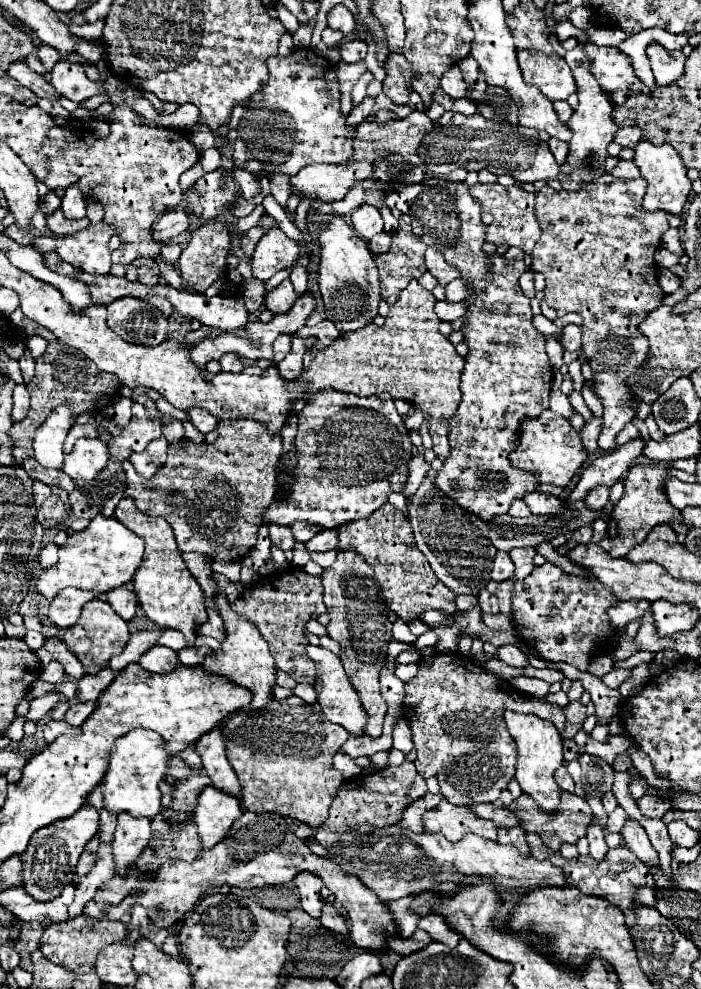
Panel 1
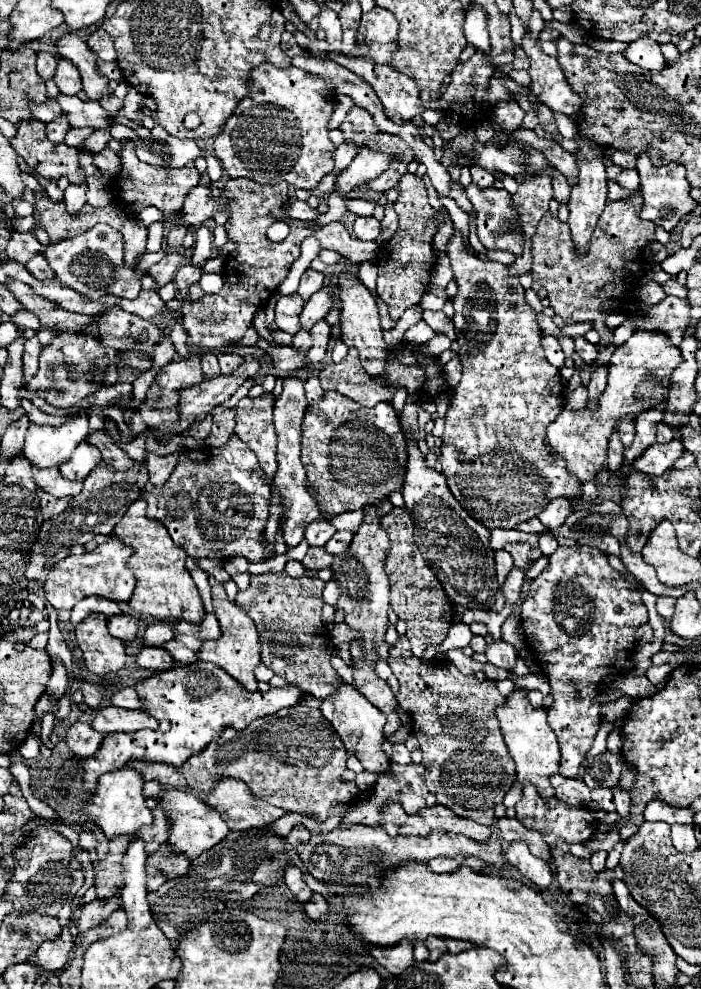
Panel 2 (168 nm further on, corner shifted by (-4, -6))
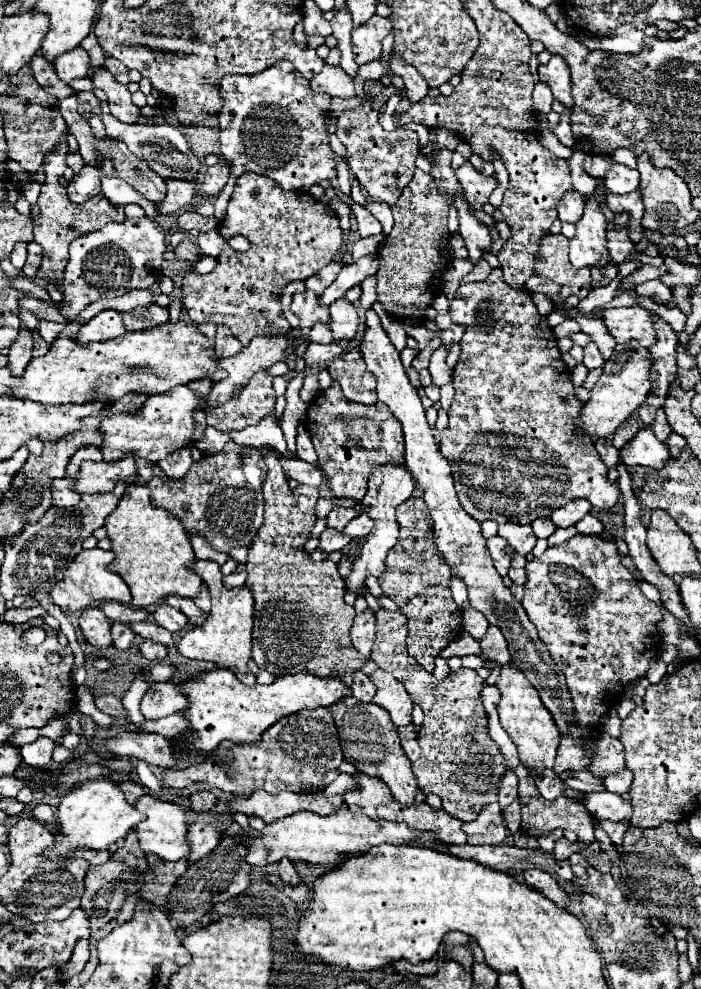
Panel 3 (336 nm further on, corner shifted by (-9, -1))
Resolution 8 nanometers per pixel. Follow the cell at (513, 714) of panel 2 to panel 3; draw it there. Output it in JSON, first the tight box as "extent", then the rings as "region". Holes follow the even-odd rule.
{"extent":[496,666,560,776],"region":[[[504,666],[502,674],[496,682],[496,688],[500,690],[500,704],[498,704],[498,716],[502,728],[510,734],[512,742],[518,748],[520,760],[526,768],[534,770],[536,776],[542,776],[542,770],[554,766],[556,750],[560,744],[560,732],[556,728],[556,722],[548,708],[542,704],[538,690],[528,682],[528,678],[514,666]]]}

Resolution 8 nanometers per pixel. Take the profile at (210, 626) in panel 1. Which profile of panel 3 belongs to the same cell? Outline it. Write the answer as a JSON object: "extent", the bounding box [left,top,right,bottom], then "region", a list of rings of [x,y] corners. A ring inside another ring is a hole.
{"extent":[166,596,204,618],"region":[[[168,596],[166,598],[166,604],[178,608],[180,612],[184,612],[188,618],[202,618],[204,612],[194,604],[194,600],[190,598],[180,598],[180,596]]]}

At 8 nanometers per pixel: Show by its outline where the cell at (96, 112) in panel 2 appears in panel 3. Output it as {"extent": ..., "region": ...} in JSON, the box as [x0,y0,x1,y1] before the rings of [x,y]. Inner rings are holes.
{"extent":[102,114,200,178],"region":[[[102,114],[102,122],[104,122],[104,128],[106,128],[106,134],[116,138],[116,140],[122,140],[130,152],[134,152],[138,158],[146,160],[154,172],[158,172],[162,178],[196,178],[198,172],[200,172],[200,162],[198,158],[192,154],[192,150],[188,148],[188,142],[186,138],[182,136],[182,132],[176,128],[176,126],[158,126],[158,124],[126,124],[126,122],[120,122],[118,118],[114,118],[112,114]]]}

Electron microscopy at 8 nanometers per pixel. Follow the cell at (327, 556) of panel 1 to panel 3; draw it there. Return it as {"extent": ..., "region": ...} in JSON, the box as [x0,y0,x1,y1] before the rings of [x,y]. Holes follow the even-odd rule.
{"extent":[318,530,350,552],"region":[[[324,530],[320,534],[320,546],[318,546],[318,550],[322,550],[322,552],[342,550],[348,542],[350,542],[350,538],[344,536],[342,532],[338,532],[338,530]]]}

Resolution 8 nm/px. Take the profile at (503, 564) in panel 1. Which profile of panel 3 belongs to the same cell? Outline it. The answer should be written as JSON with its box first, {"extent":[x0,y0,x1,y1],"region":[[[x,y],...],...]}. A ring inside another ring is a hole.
{"extent":[486,536,514,576],"region":[[[500,536],[490,538],[490,540],[486,542],[486,546],[488,546],[488,550],[490,550],[490,556],[492,556],[492,560],[494,560],[494,566],[496,566],[498,574],[500,574],[500,576],[506,576],[506,574],[508,574],[508,568],[510,568],[510,558],[512,558],[514,550],[512,550],[510,544],[508,544],[504,538],[500,538]]]}

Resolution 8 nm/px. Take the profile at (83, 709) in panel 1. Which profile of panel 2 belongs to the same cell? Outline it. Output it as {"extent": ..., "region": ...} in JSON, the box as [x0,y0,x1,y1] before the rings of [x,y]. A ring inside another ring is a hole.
{"extent":[91,707,157,733],"region":[[[103,707],[95,713],[91,727],[95,731],[101,733],[115,733],[115,731],[123,731],[123,733],[133,733],[133,731],[141,731],[141,729],[157,729],[157,725],[153,725],[153,717],[145,711],[127,711],[121,707]]]}

